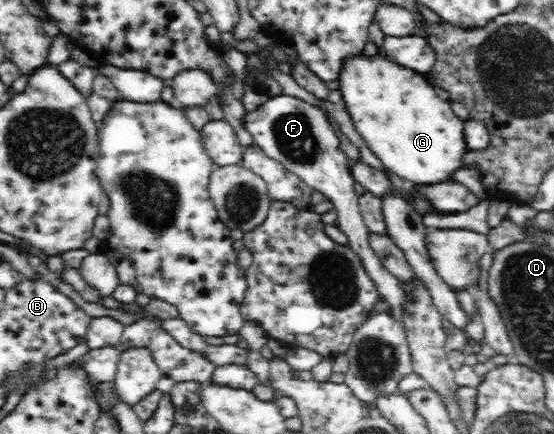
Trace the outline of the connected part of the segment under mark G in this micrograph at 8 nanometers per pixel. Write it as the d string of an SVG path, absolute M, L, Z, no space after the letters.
M362 49L356 54L346 54L340 60L336 82L344 109L350 115L356 132L388 170L396 172L407 182L427 183L449 179L447 174L459 167L457 164L461 154L467 148L462 134L462 121L452 111L450 102L438 97L434 83L427 75L394 62L382 51L366 54Z

